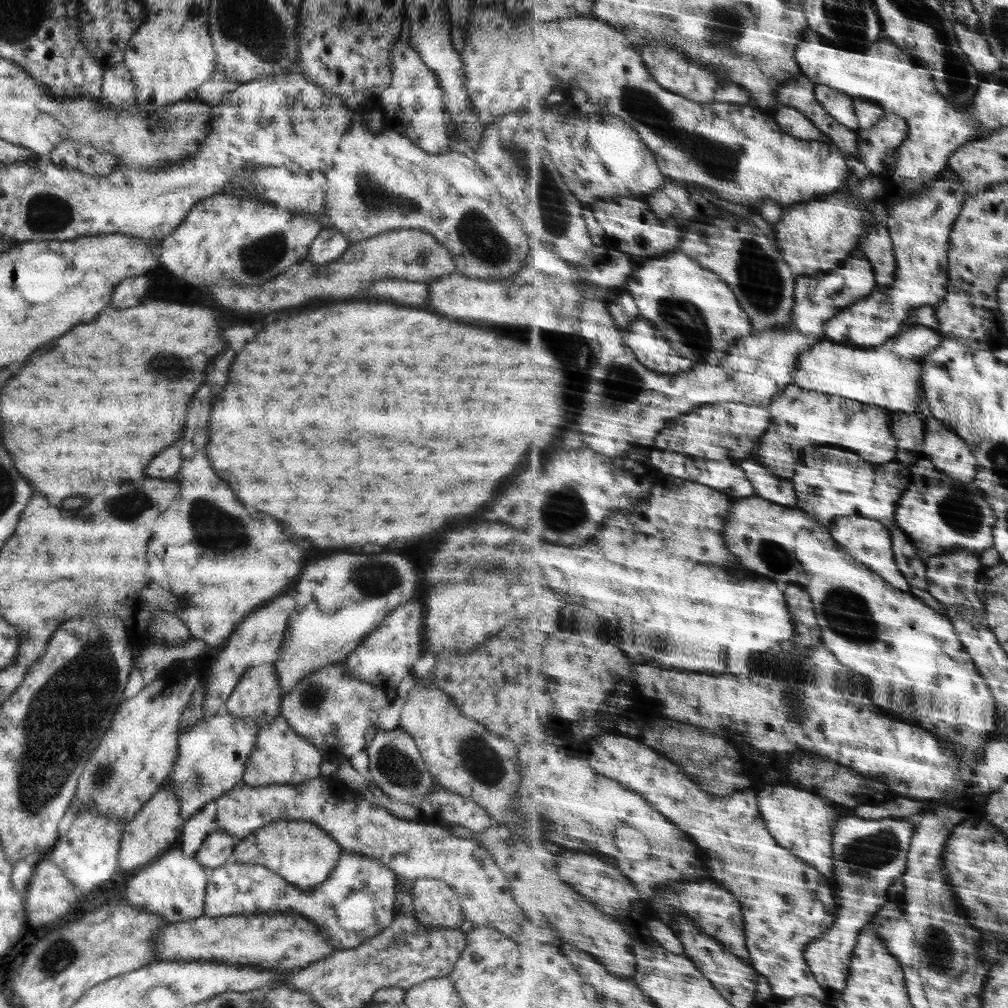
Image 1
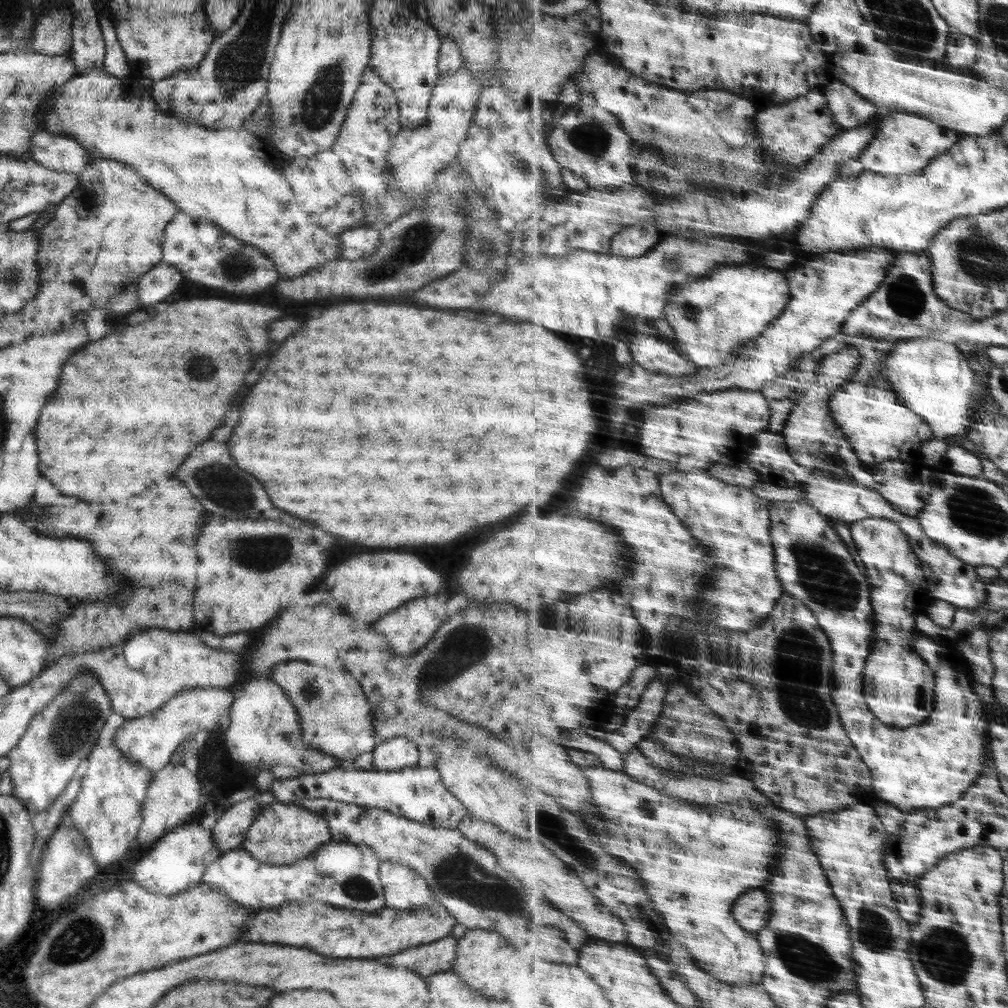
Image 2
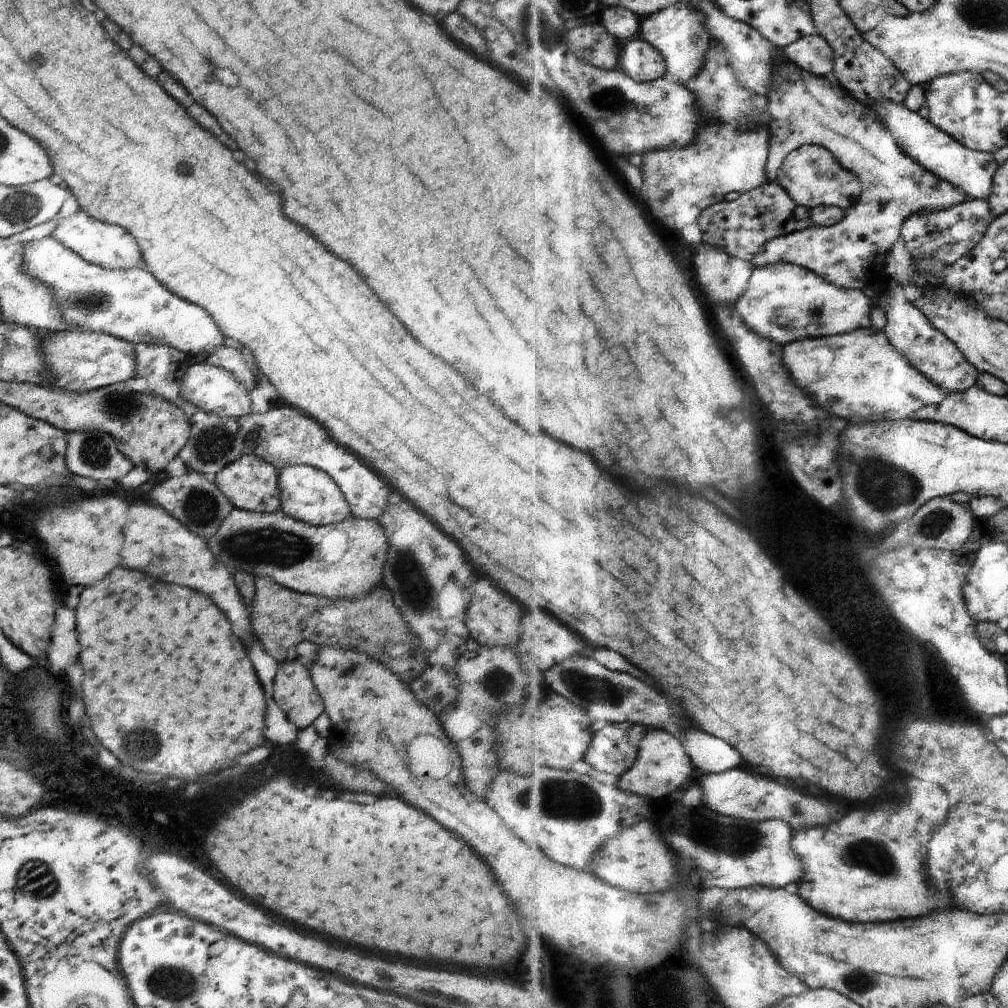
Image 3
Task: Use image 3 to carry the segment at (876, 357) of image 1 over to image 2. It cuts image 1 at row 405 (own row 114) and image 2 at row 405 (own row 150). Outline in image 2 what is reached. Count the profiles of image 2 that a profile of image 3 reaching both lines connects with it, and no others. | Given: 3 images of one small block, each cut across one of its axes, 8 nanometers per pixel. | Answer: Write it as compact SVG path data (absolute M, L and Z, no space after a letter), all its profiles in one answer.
M941 340L896 341L896 347L881 363L881 371L890 380L903 404L930 424L937 439L966 436L972 423L972 410L986 392L963 352L956 345Z

